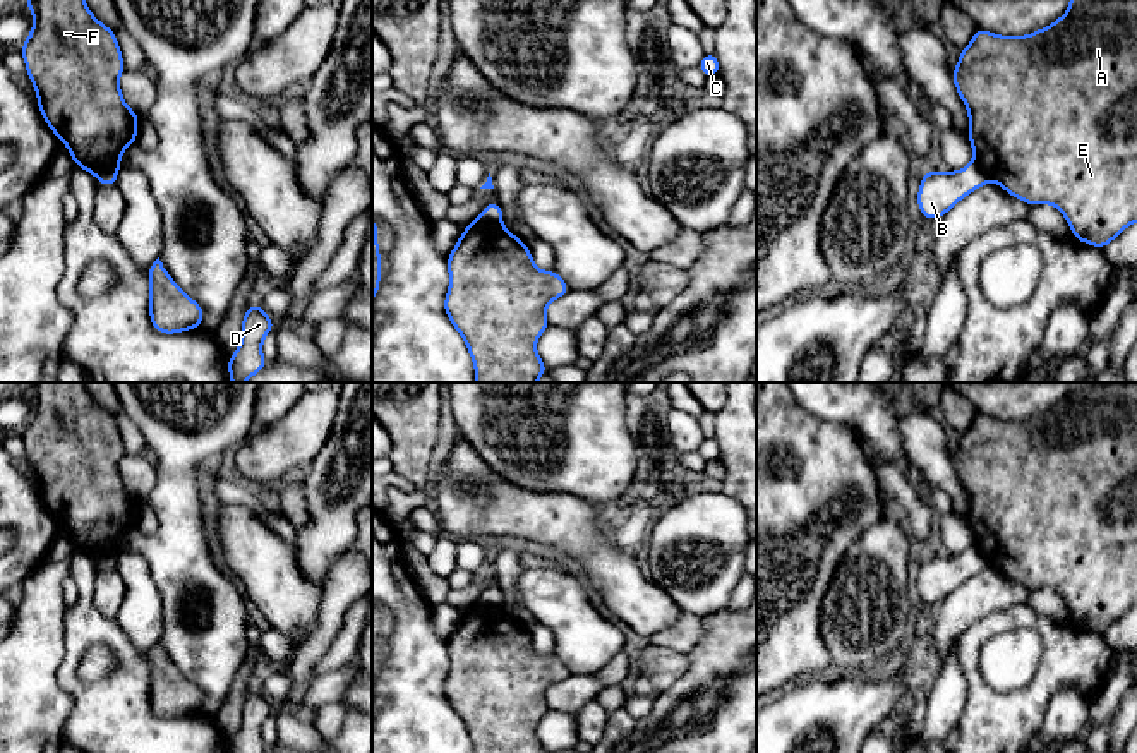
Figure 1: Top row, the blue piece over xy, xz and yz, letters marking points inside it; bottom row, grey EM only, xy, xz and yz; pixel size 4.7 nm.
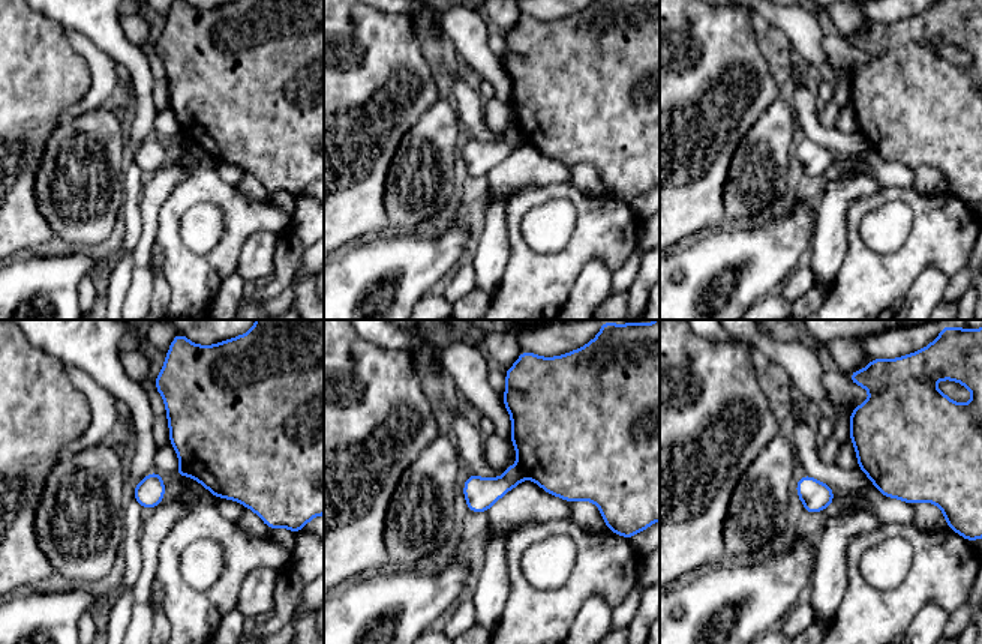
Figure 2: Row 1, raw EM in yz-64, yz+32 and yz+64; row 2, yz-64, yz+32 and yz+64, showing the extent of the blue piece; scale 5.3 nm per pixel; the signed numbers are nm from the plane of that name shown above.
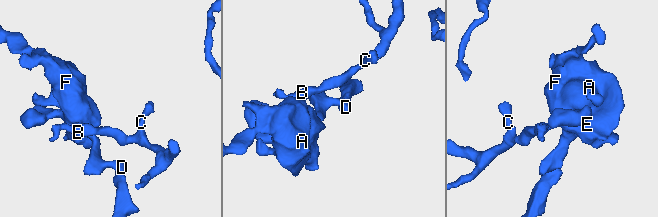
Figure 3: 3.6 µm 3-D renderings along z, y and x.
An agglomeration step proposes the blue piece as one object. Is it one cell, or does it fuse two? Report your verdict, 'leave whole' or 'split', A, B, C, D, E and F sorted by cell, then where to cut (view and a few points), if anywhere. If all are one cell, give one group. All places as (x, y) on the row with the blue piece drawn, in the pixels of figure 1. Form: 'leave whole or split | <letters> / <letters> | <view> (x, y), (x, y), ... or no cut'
split | A D E F / B C | xz (479, 216), (501, 225)

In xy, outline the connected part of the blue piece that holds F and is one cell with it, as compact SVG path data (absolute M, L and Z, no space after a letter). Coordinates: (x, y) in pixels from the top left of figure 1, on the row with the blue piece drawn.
M27 0L34 15L33 29L21 46L27 75L38 93L38 108L57 139L69 148L75 165L94 177L120 170L123 149L137 141L139 115L122 98L118 79L125 70L115 31L101 24L84 0Z

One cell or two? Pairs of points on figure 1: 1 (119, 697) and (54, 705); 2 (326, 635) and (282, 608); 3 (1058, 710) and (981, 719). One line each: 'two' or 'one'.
1: two
2: two
3: two

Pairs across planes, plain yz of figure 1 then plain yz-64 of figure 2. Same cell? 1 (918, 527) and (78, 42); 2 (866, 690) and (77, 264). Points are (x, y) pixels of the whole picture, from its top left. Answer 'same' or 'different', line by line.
1: same
2: same

